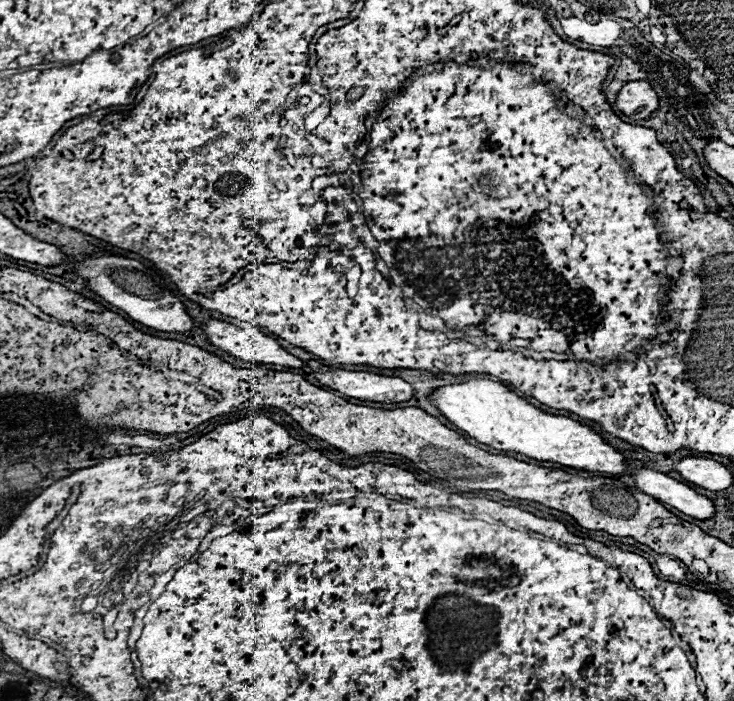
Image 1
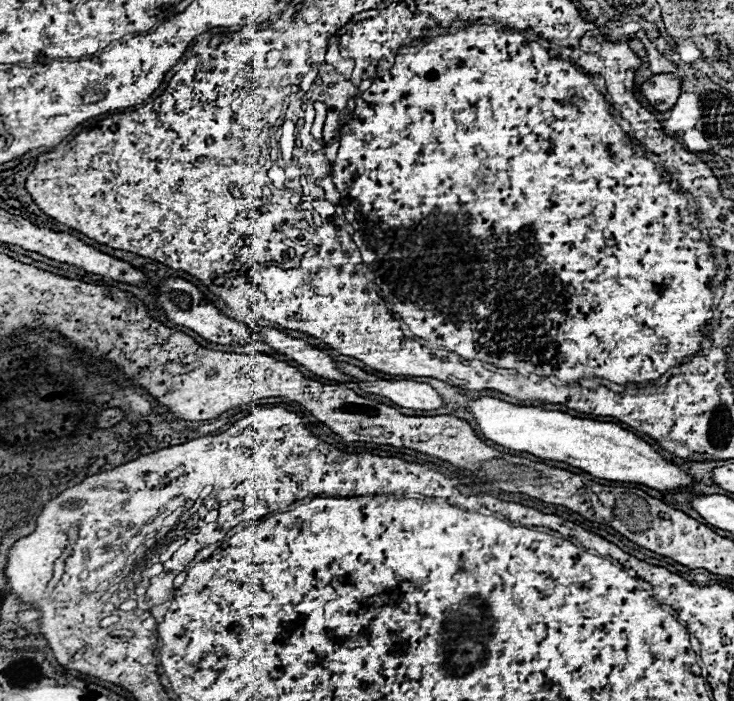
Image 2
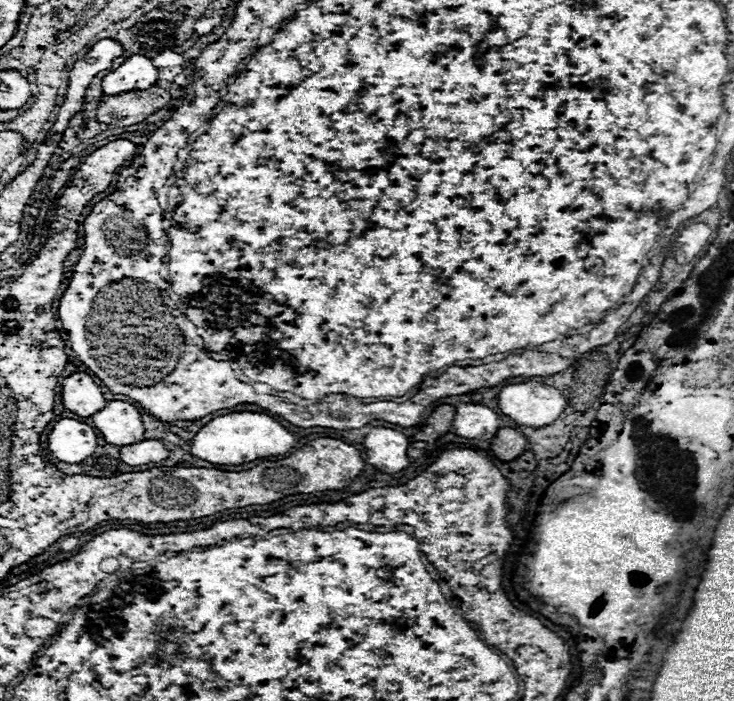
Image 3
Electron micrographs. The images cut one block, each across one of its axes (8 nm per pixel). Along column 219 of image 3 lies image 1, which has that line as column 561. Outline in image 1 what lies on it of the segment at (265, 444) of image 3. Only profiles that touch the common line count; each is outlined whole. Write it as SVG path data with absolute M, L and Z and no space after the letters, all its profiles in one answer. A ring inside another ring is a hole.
M468 380L440 386L428 394L432 406L440 410L456 428L464 430L474 440L488 444L496 450L518 452L534 460L558 462L570 468L588 472L610 472L626 474L628 466L624 456L608 446L594 430L564 416L546 414L524 398L516 396L508 386L492 380Z

